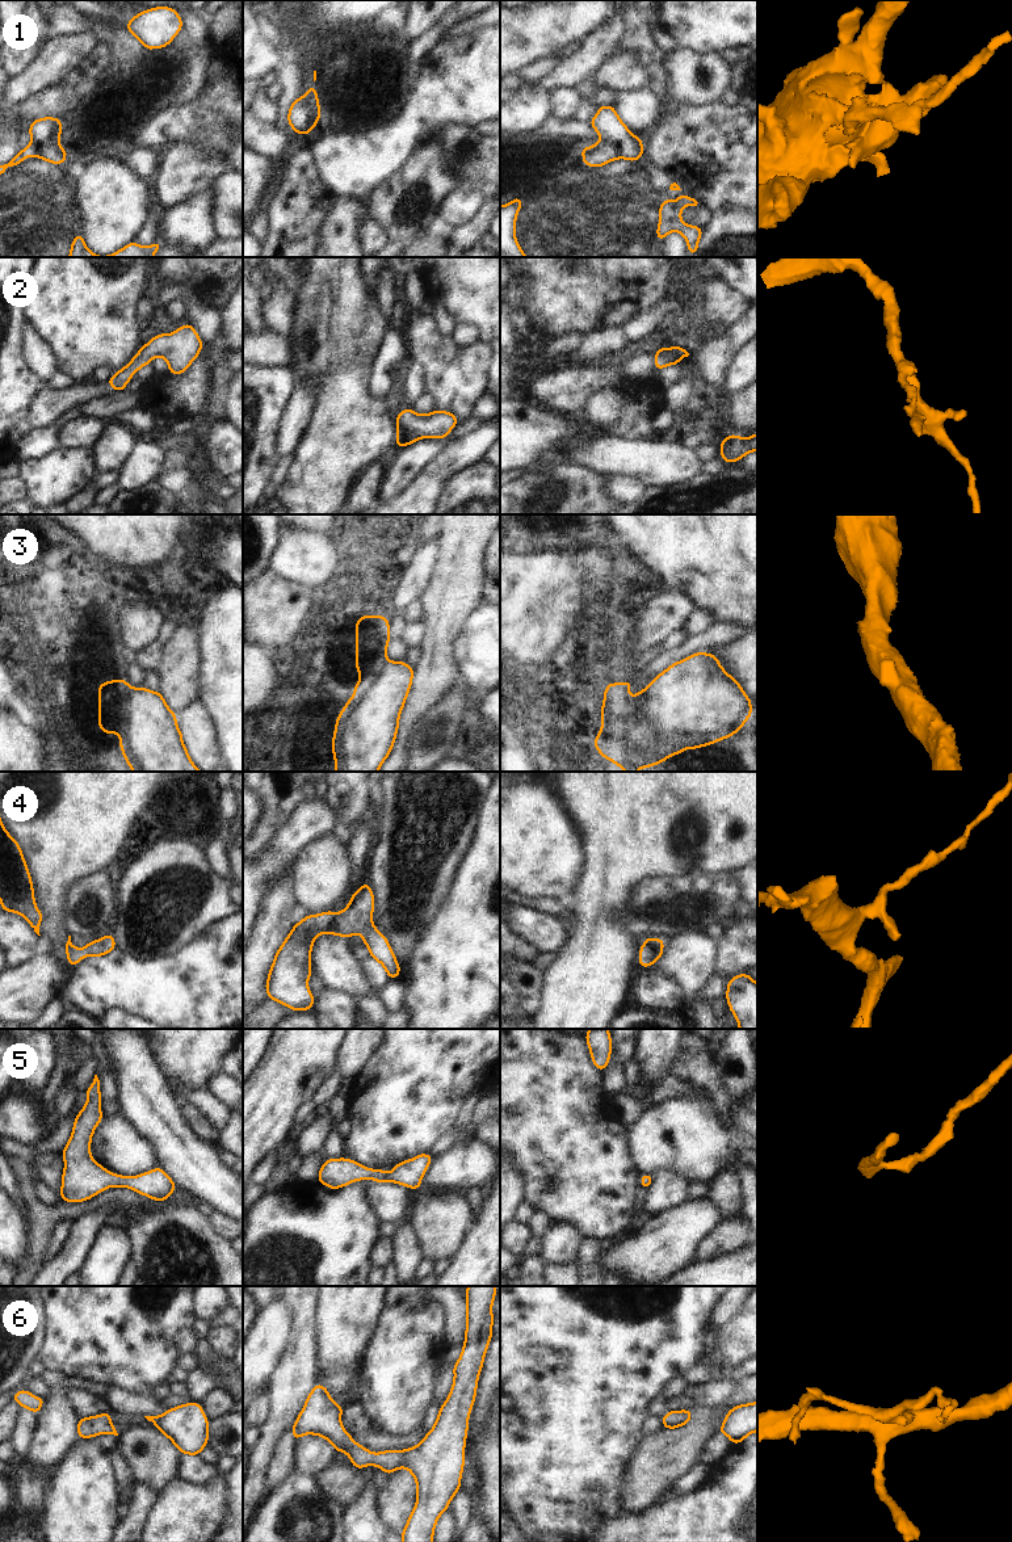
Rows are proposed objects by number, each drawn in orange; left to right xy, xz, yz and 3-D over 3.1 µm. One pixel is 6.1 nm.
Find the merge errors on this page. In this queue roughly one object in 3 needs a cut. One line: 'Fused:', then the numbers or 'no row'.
Fused: no row

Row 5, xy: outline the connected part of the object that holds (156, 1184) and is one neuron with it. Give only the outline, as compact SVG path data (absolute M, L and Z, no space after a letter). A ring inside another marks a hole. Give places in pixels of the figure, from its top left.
M97 1075L85 1091L87 1102L75 1117L72 1134L62 1152L64 1169L62 1173L60 1198L68 1203L84 1202L108 1188L129 1188L158 1202L165 1202L176 1189L173 1180L160 1168L127 1177L114 1175L100 1165L91 1155L93 1133L104 1114L100 1108L101 1092Z

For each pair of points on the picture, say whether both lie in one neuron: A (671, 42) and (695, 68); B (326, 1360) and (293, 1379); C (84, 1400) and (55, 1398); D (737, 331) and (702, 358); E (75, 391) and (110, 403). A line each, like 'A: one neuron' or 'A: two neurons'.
A: two neurons
B: two neurons
C: two neurons
D: one neuron
E: two neurons

